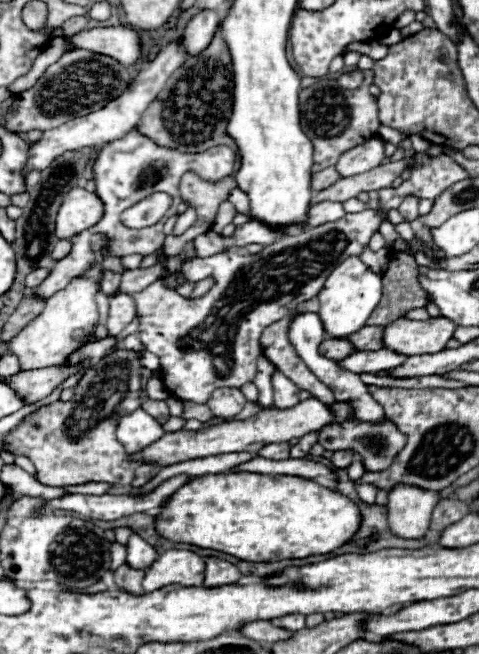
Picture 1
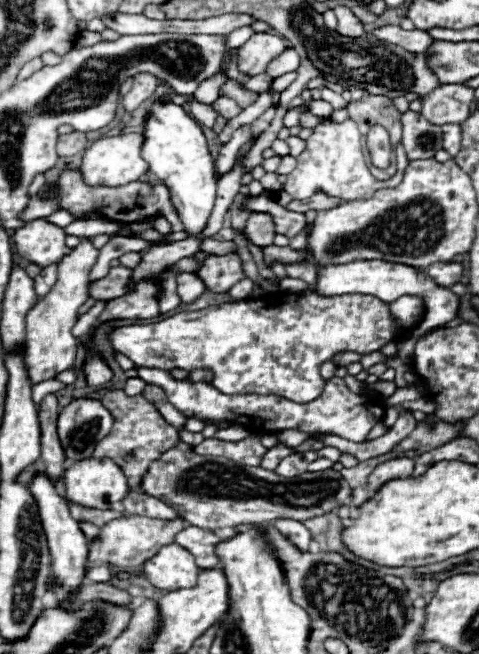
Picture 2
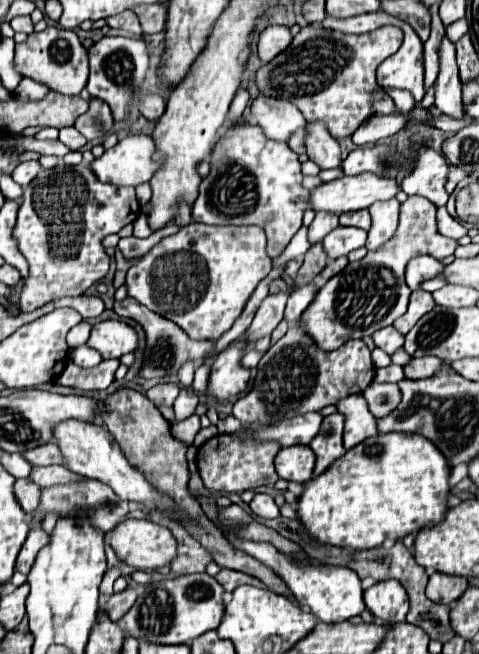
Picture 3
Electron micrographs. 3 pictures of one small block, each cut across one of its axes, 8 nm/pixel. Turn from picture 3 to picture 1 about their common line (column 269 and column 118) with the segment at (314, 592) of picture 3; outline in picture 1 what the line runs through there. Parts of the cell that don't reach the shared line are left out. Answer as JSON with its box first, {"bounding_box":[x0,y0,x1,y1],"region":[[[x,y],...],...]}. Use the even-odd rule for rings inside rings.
{"bounding_box":[110,542,126,572],"region":[[[112,542],[112,546],[110,546],[110,554],[112,554],[112,566],[110,566],[110,572],[114,572],[118,566],[124,564],[126,546],[120,546],[118,542]]]}

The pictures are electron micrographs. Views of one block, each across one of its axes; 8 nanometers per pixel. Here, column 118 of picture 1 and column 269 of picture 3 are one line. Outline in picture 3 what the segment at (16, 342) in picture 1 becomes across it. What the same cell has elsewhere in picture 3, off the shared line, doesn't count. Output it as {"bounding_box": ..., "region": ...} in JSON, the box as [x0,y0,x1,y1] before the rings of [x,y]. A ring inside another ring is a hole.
{"bounding_box":[126,224,272,340],"region":[[[188,224],[180,228],[176,234],[162,238],[142,260],[126,272],[128,296],[136,298],[140,304],[150,308],[152,312],[172,320],[178,324],[190,338],[196,340],[216,340],[228,328],[232,328],[234,320],[244,310],[248,296],[254,292],[260,280],[264,280],[272,270],[272,260],[266,254],[266,236],[262,228],[256,226],[234,226],[234,228],[218,228],[208,224]]]}

